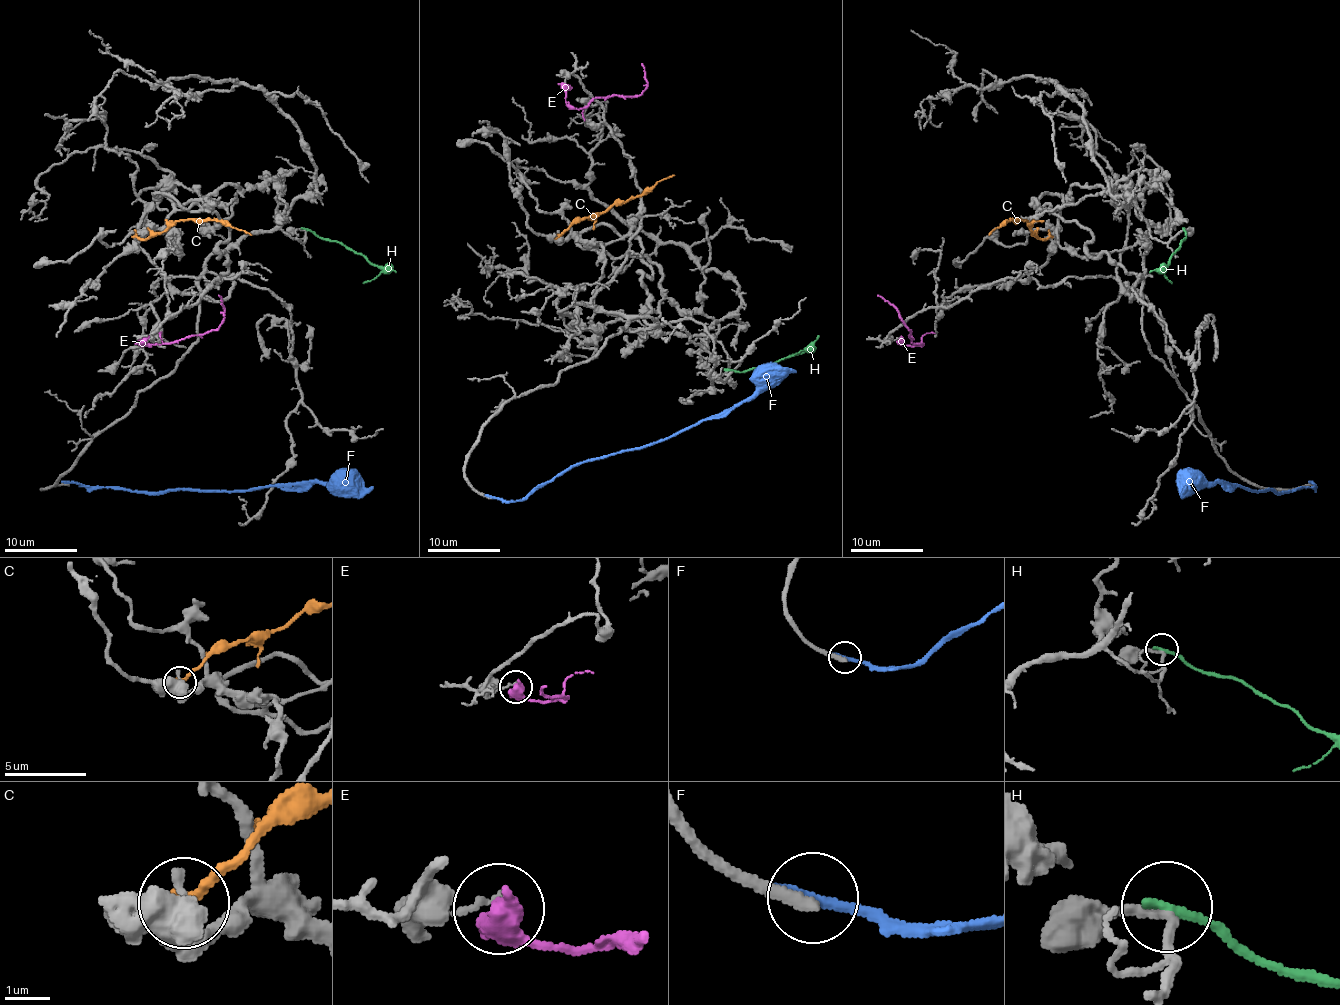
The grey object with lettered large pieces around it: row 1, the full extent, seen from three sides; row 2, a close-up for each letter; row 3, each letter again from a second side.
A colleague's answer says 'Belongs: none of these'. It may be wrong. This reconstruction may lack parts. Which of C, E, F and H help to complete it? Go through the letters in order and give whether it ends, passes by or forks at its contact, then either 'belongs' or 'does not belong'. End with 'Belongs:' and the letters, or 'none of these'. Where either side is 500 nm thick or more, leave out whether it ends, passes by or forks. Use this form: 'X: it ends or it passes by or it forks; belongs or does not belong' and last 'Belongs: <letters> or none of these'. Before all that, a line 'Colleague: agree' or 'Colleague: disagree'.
Colleague: agree
C: it ends; does not belong
E: does not belong
F: it ends; does not belong
H: it ends; does not belong
Belongs: none of these

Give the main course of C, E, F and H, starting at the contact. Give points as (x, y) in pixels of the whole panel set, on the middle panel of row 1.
C: (559, 235), (587, 217), (596, 217), (614, 204), (626, 203), (650, 190), (659, 181), (674, 175)
E: (563, 86), (565, 99), (576, 108), (585, 108), (596, 97), (637, 96), (646, 85), (641, 63)
F: (490, 497), (523, 500), (579, 462), (665, 440), (739, 406), (795, 370)
H: (728, 370), (743, 371), (770, 366), (804, 350), (786, 357)

